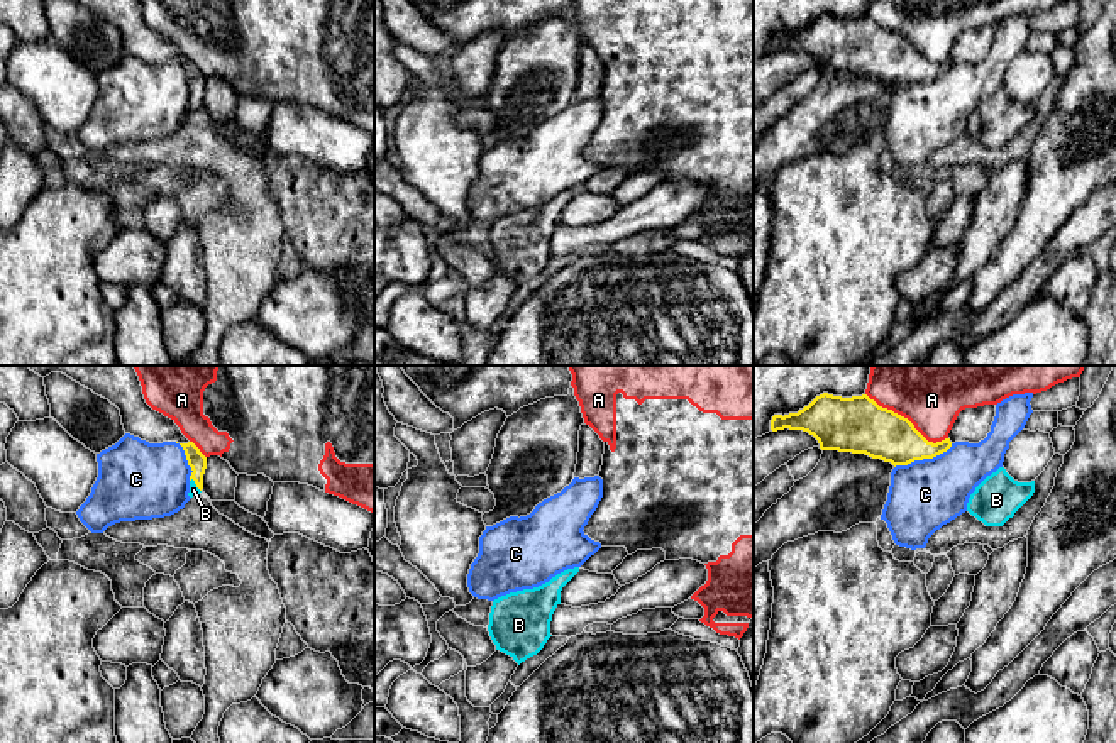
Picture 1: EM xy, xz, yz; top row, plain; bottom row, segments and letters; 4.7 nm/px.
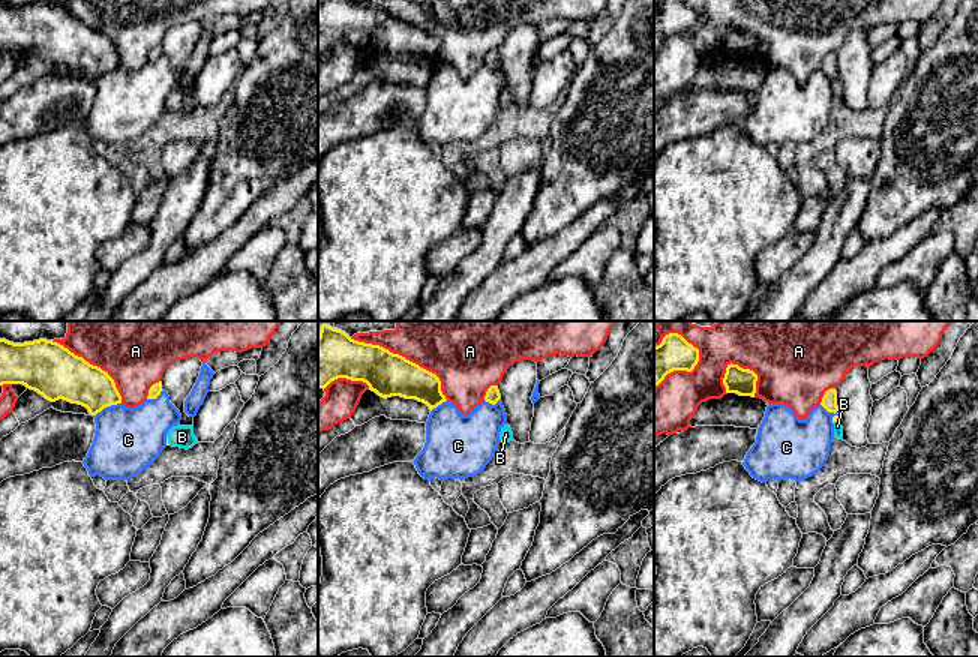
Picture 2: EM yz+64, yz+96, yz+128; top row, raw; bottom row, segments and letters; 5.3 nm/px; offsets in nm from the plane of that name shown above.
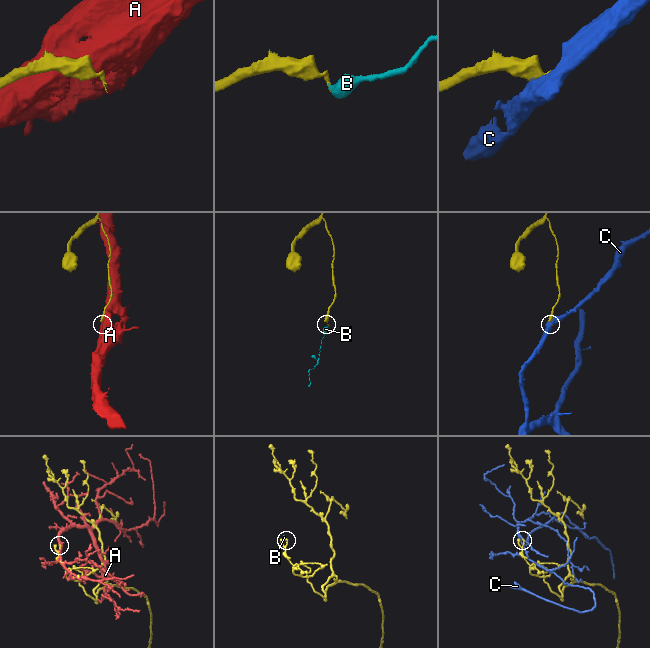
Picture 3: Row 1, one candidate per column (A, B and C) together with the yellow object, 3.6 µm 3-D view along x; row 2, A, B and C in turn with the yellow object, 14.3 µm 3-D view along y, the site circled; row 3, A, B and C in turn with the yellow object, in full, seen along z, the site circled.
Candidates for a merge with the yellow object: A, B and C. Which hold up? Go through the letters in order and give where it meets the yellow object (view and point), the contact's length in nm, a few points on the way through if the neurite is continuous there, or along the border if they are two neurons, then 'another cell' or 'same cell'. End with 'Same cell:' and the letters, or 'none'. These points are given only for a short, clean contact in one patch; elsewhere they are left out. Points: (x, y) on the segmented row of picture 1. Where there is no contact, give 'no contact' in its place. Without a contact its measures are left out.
A: meets yellow in yz at (906, 418); contact 440 nm long; another cell
B: meets yellow in xy at (195, 483); contact 80 nm long; runs through xy (197, 461), (195, 483), (193, 489); same cell
C: meets yellow in yz at (923, 457); contact 300 nm long; another cell
Same cell: B

